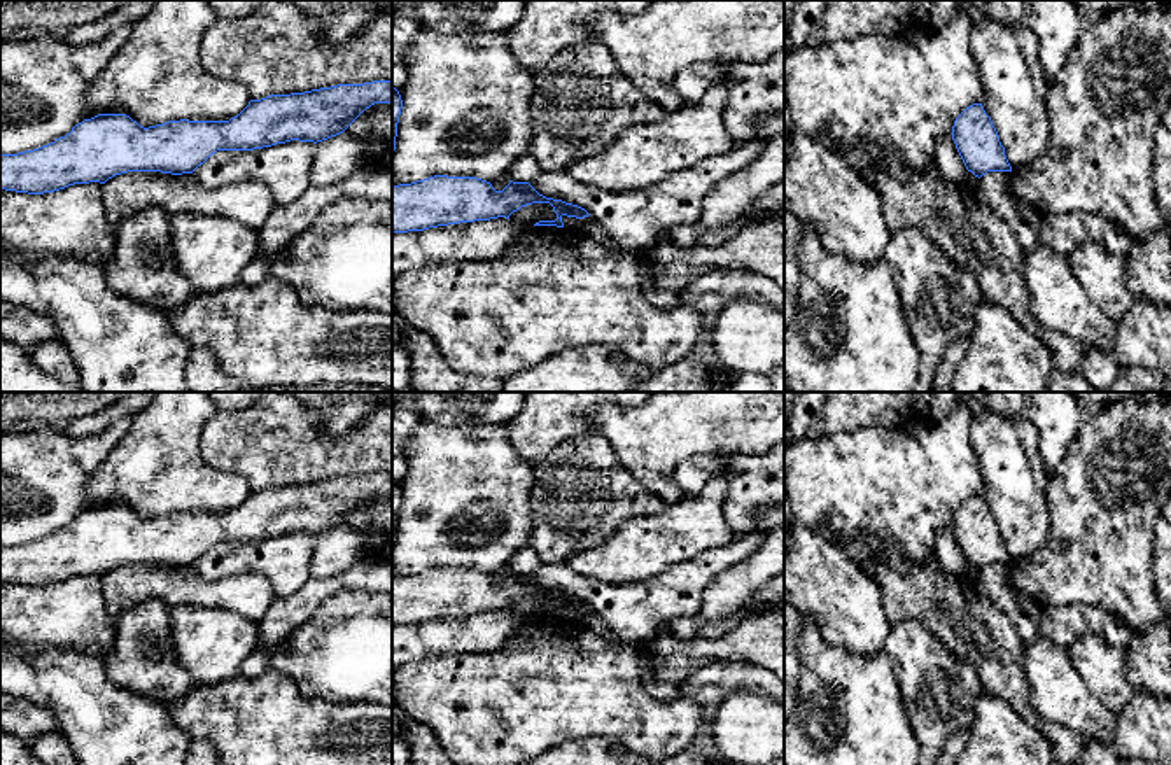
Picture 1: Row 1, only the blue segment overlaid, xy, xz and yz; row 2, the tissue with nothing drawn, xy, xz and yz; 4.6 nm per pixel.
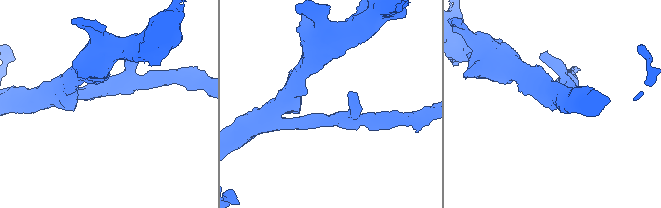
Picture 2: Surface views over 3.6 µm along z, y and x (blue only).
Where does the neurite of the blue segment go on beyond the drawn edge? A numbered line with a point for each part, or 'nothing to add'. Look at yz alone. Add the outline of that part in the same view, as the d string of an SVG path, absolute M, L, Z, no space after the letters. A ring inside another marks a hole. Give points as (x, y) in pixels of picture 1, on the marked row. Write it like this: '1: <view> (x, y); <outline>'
nothing to add

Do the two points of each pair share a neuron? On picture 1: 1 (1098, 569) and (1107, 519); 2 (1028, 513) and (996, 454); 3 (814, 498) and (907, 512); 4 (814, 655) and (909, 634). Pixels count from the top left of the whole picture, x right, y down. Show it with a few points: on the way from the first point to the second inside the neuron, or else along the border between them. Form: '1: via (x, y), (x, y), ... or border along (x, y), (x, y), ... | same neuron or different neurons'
1: via (1100, 557), (1101, 531) | same neuron
2: via (1017, 499), (1010, 468) | same neuron
3: via (837, 498), (879, 498), (884, 503) | same neuron
4: border along (883, 652), (891, 664), (900, 690) | different neurons

